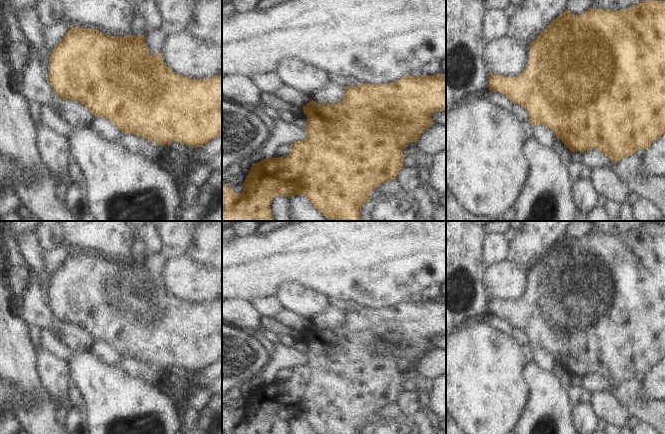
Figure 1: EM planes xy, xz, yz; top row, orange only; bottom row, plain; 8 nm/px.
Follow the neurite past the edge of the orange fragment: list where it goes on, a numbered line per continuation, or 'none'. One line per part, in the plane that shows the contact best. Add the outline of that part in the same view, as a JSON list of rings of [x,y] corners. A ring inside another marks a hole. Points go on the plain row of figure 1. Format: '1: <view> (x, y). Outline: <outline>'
none

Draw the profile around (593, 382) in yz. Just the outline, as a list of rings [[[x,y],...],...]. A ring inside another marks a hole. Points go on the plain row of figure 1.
[[[597,373],[585,375],[583,377],[583,390],[598,393],[602,391],[611,391],[613,386]]]

